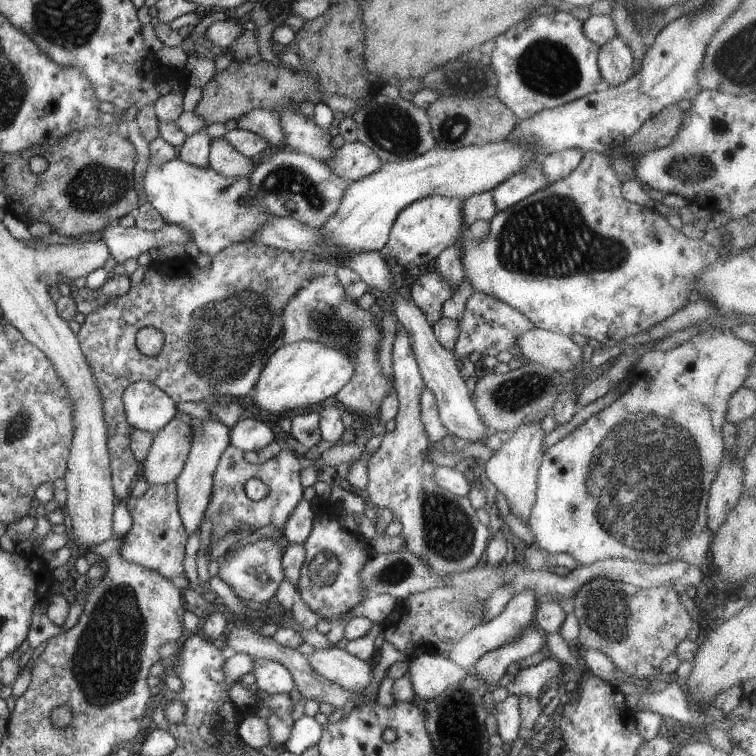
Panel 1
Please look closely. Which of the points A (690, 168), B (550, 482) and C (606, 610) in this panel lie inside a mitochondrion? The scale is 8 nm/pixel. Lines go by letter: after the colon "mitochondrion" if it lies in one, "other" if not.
A: mitochondrion
B: other
C: mitochondrion

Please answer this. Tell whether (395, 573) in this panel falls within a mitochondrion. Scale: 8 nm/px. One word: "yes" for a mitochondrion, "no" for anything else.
yes

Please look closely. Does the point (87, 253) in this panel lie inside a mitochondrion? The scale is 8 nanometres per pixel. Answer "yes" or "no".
no

